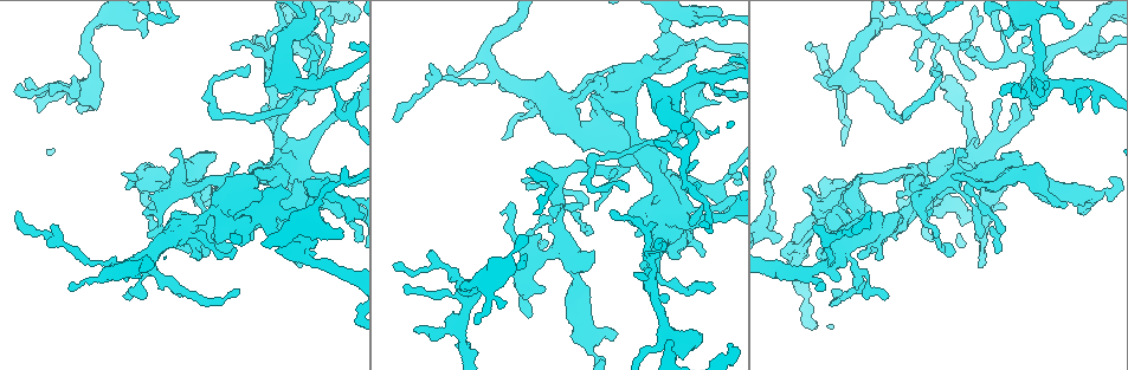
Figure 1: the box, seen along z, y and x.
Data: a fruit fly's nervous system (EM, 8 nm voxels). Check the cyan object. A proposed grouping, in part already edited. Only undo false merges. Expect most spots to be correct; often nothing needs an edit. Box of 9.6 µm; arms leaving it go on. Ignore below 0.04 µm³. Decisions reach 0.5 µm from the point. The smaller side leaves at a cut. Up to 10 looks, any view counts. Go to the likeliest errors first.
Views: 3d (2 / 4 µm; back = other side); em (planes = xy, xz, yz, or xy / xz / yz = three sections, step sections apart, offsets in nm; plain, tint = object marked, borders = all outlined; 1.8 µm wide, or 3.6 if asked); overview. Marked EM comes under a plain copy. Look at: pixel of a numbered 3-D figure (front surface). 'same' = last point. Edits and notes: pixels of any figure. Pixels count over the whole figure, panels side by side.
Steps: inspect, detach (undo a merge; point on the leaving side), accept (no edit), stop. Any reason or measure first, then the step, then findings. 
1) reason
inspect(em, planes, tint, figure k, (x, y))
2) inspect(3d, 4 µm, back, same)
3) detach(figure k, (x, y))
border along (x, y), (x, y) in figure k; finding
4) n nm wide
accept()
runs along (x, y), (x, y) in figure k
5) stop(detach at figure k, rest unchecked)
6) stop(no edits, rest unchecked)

branch point
inspect(em, planes, tint, figure 1, (651, 286))

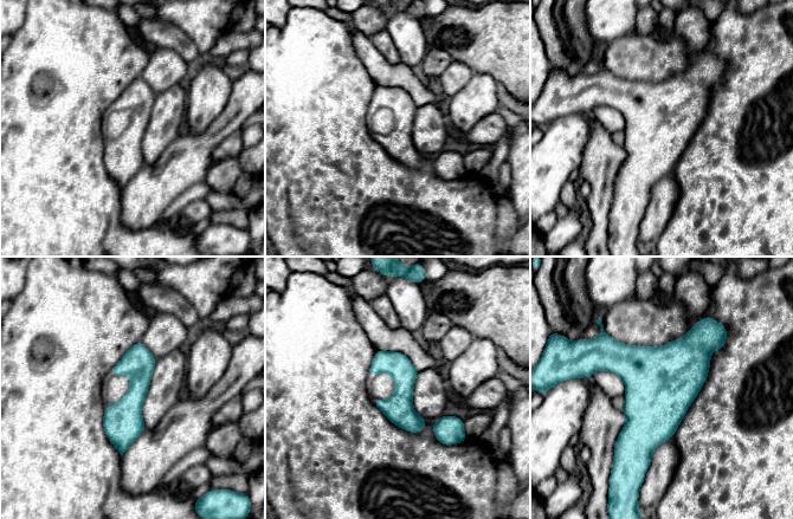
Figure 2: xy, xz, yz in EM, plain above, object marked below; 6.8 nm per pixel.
190 nm wide
accept()
runs along (139, 345), (121, 448) in figure 2; all the same neuron

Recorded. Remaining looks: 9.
looks like a crossing
inspect(em, 3.6 µm, xy, step 4, tint, figure 1, (672, 210))

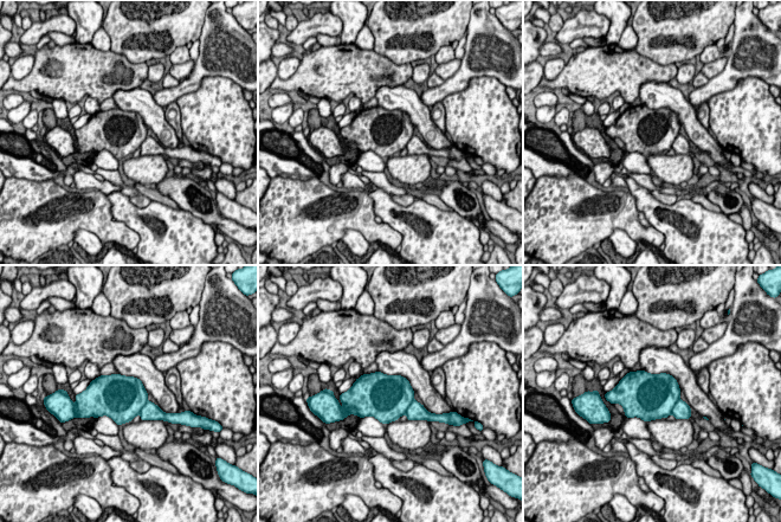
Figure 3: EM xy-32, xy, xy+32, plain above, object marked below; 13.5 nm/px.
another direction
inspect(em, 3.6 µm, planes, tint, same)

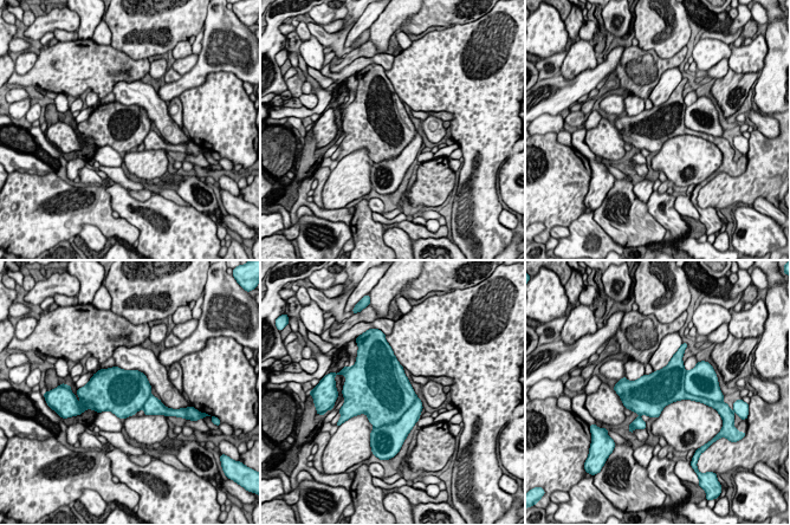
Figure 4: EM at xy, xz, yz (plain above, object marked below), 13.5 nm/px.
accept()
continuous, no second neuron

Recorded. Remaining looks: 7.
calibre changes
inspect(em, planes, tint, figure 1, (497, 74))

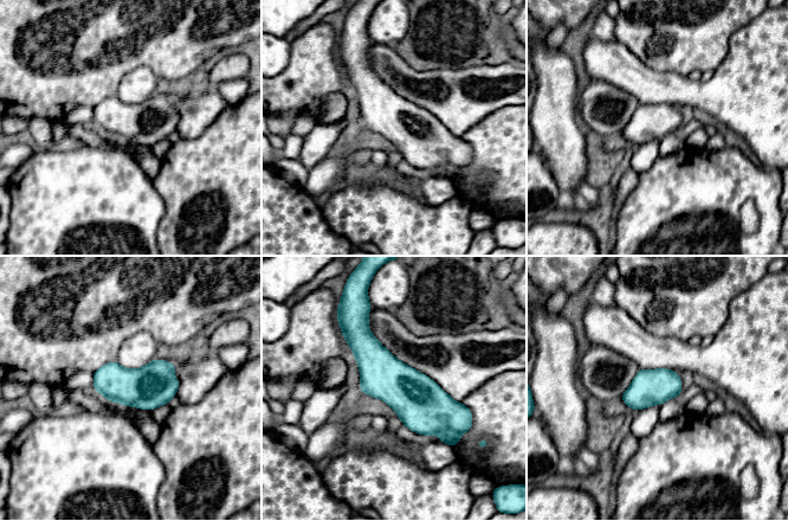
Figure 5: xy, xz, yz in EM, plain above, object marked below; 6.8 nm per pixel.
accept()
one neuron here

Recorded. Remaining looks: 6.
a fork
inspect(em, yz, step 16, tint, figure 1, (259, 212))

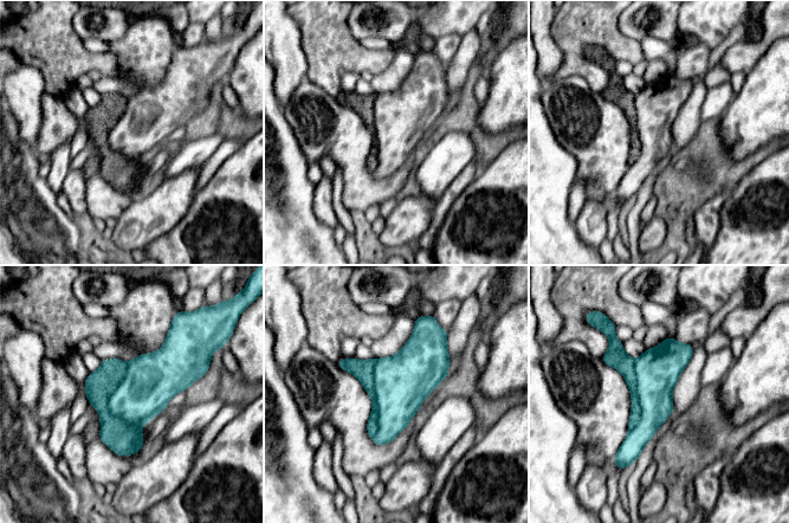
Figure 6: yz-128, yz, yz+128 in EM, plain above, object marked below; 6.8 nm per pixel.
accept()
one neuron here

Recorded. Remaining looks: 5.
stop(no edits, rest unchecked)

